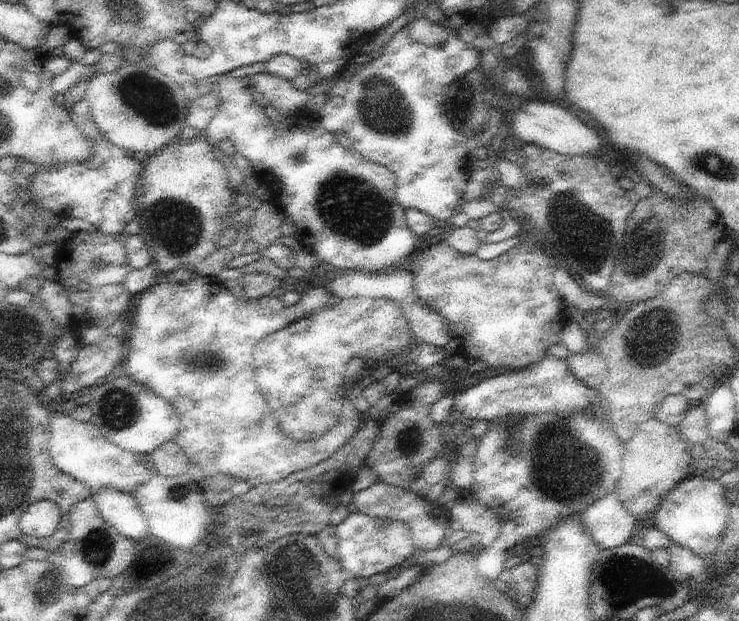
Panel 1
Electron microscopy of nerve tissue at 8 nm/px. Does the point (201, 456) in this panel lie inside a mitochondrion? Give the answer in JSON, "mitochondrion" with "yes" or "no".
{"mitochondrion":"no"}

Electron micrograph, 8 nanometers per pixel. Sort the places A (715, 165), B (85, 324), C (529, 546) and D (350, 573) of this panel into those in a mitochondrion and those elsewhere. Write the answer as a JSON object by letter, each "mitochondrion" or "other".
{"A":"mitochondrion","B":"other","C":"other","D":"other"}

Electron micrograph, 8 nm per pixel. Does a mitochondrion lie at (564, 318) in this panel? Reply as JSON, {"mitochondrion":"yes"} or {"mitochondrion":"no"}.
{"mitochondrion":"no"}

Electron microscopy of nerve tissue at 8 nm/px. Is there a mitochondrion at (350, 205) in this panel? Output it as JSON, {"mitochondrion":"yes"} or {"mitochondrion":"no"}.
{"mitochondrion":"yes"}

